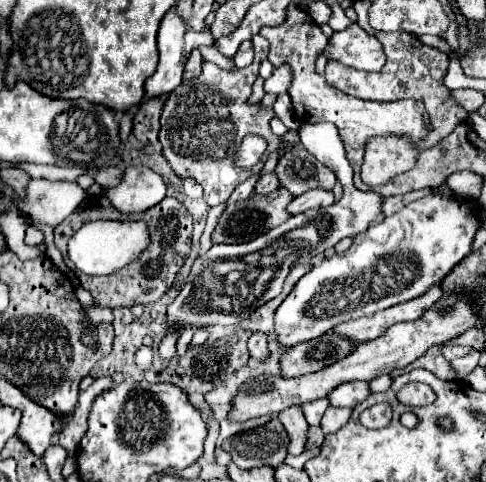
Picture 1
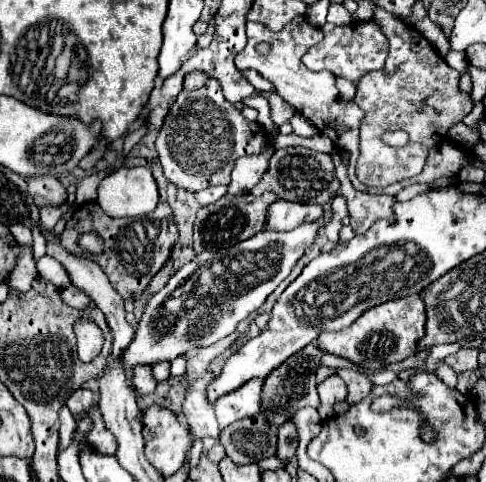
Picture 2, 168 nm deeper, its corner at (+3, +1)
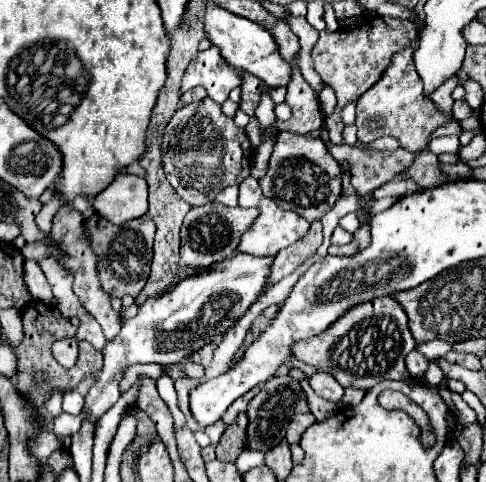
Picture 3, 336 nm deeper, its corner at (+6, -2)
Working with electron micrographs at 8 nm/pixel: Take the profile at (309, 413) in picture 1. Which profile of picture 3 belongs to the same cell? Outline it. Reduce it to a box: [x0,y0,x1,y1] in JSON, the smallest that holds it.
[287,412,315,444]

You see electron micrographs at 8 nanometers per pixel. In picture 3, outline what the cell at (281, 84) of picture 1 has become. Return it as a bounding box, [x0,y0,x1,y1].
[181,48,241,104]

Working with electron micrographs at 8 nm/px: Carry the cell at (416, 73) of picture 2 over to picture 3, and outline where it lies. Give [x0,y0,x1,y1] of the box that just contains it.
[357,48,447,150]

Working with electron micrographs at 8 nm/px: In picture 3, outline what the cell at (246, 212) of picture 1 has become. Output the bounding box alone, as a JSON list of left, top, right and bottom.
[179,204,257,266]

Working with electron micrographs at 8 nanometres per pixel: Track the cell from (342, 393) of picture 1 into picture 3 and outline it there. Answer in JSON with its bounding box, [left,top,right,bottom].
[311,372,343,404]

